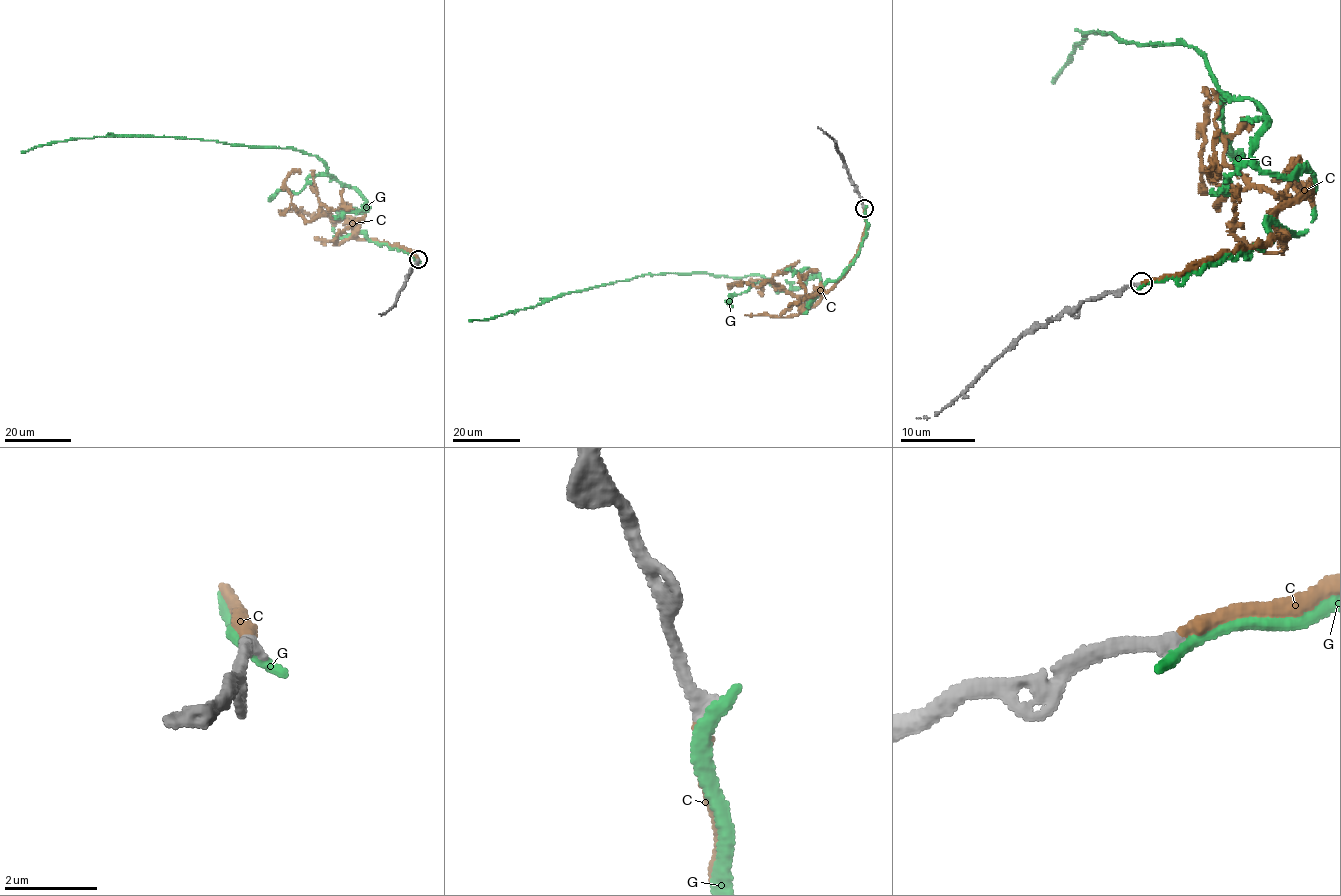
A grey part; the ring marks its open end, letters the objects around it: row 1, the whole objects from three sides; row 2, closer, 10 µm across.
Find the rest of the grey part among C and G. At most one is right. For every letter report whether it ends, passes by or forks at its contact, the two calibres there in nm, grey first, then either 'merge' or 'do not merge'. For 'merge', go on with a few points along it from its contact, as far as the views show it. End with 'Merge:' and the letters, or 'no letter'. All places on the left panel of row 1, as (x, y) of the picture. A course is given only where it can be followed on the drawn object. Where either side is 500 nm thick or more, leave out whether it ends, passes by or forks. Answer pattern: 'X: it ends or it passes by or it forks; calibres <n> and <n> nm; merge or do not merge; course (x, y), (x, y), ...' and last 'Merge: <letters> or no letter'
C: it ends; calibres 320 and 300 nm; merge; course (417, 260), (403, 248), (357, 237), (358, 225), (349, 218), (306, 220), (285, 186), (290, 173), (300, 173)
G: it ends; calibres 340 and 360 nm; do not merge
Merge: C

